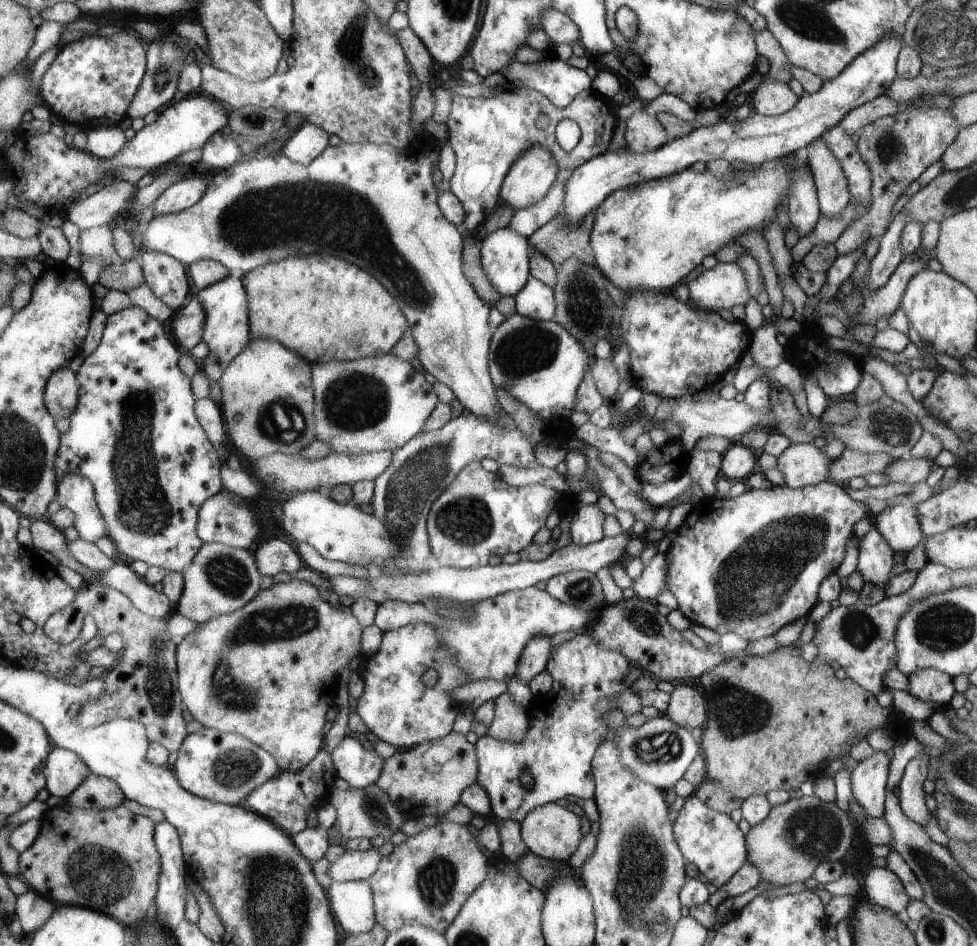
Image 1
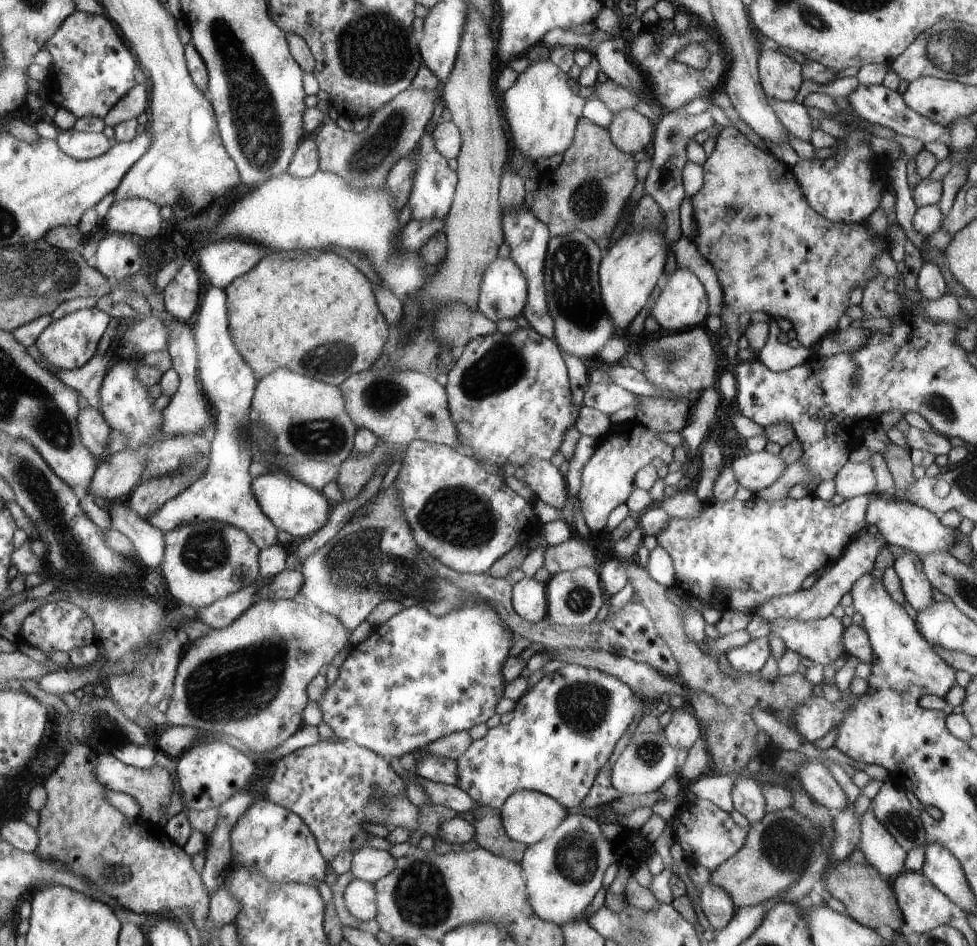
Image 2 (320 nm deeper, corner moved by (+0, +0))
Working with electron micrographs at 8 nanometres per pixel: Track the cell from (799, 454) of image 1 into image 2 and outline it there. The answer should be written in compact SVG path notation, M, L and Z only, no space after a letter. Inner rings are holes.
M761 451L736 458L731 468L736 474L739 486L758 494L768 486L776 484L778 478L782 478L782 474L789 469L789 464L779 455Z

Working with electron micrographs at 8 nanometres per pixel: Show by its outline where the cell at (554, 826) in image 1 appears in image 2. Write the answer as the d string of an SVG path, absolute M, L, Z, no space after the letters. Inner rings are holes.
M518 790L505 802L500 812L506 835L510 839L524 844L527 848L544 841L564 822L564 816L566 816L566 810L556 799L549 798L548 795L540 794L534 790Z

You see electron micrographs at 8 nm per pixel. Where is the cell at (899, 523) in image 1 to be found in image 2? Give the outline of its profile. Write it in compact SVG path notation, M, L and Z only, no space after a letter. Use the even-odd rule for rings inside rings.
M904 552L902 556L895 556L894 570L901 582L906 601L916 612L932 606L934 590L922 569L922 562L915 553Z

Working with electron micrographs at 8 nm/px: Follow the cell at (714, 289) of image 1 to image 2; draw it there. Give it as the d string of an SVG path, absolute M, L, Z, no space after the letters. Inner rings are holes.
M673 262L670 263L668 269L668 282L662 288L660 296L656 298L654 306L650 308L650 315L660 329L668 330L668 332L682 332L684 330L693 329L700 326L706 320L706 312L708 312L708 294L706 288L702 286L702 282L686 268L678 268Z

